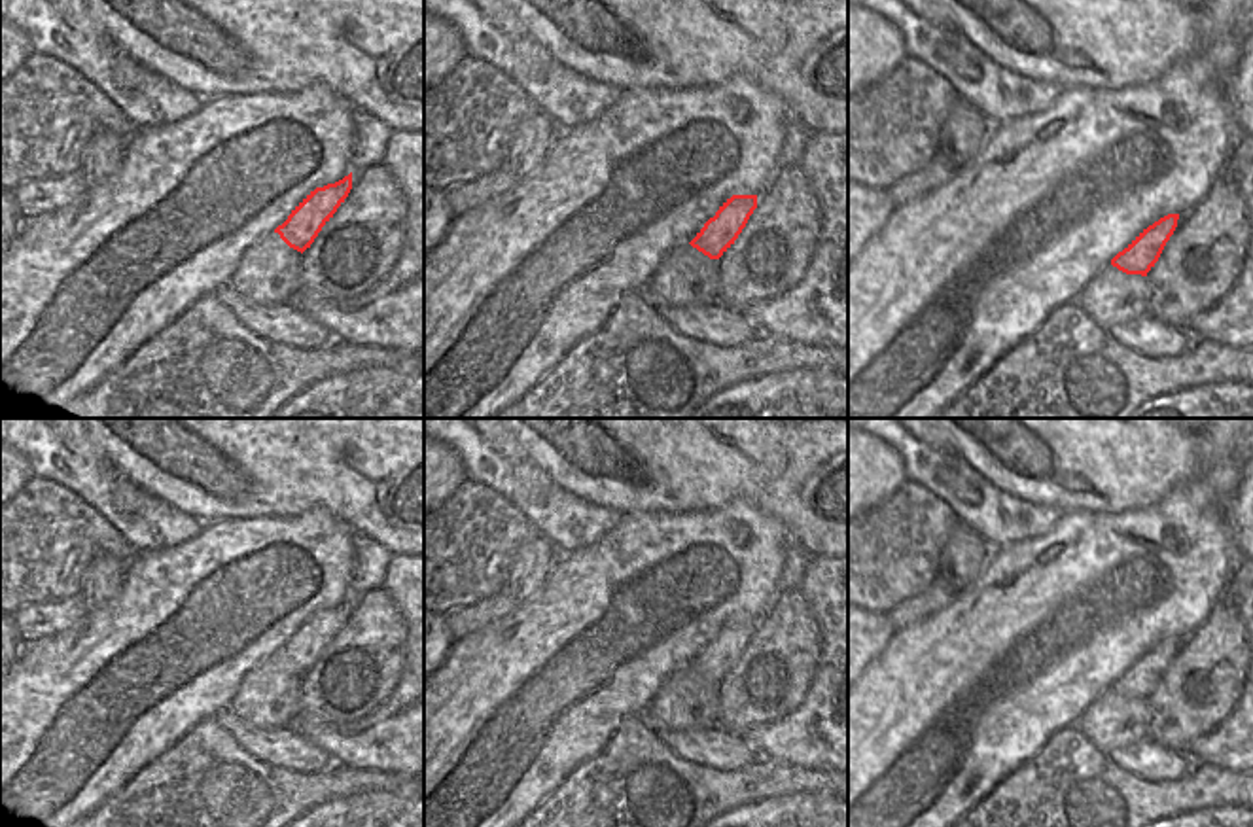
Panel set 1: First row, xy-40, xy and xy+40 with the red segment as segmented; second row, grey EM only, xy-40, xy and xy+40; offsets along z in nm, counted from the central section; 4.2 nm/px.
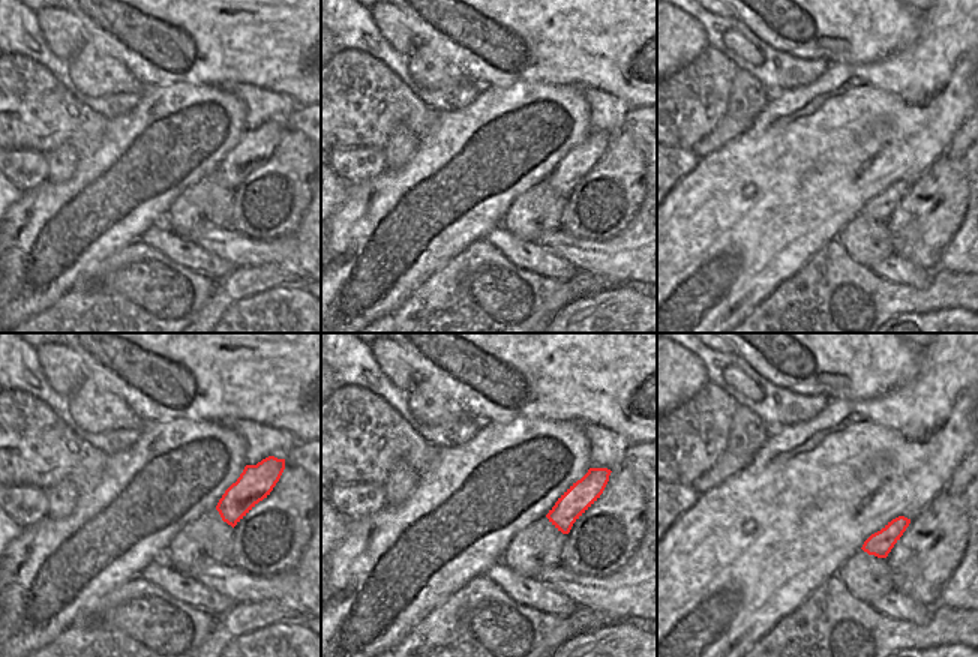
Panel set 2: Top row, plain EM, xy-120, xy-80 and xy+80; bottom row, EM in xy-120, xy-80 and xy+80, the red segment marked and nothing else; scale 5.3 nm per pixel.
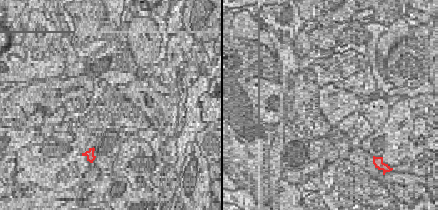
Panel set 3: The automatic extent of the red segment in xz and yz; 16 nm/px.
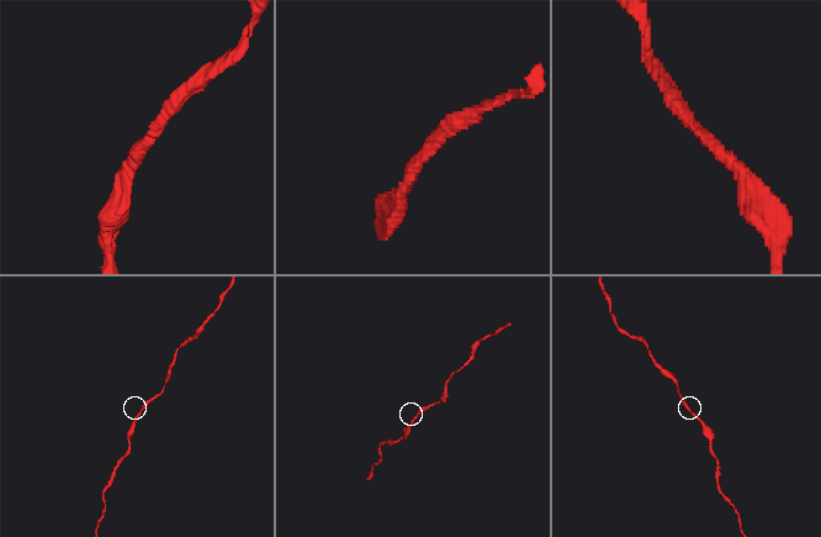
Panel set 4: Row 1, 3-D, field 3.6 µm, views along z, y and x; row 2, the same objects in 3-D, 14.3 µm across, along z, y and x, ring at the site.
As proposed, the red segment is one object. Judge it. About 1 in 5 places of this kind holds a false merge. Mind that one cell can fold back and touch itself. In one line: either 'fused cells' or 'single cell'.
single cell

